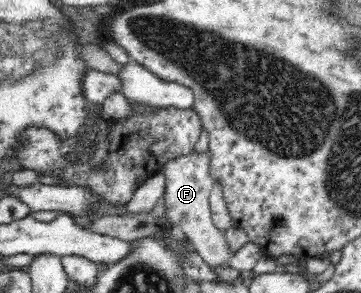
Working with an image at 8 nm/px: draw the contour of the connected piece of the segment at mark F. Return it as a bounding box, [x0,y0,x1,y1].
[160,149,265,273]

